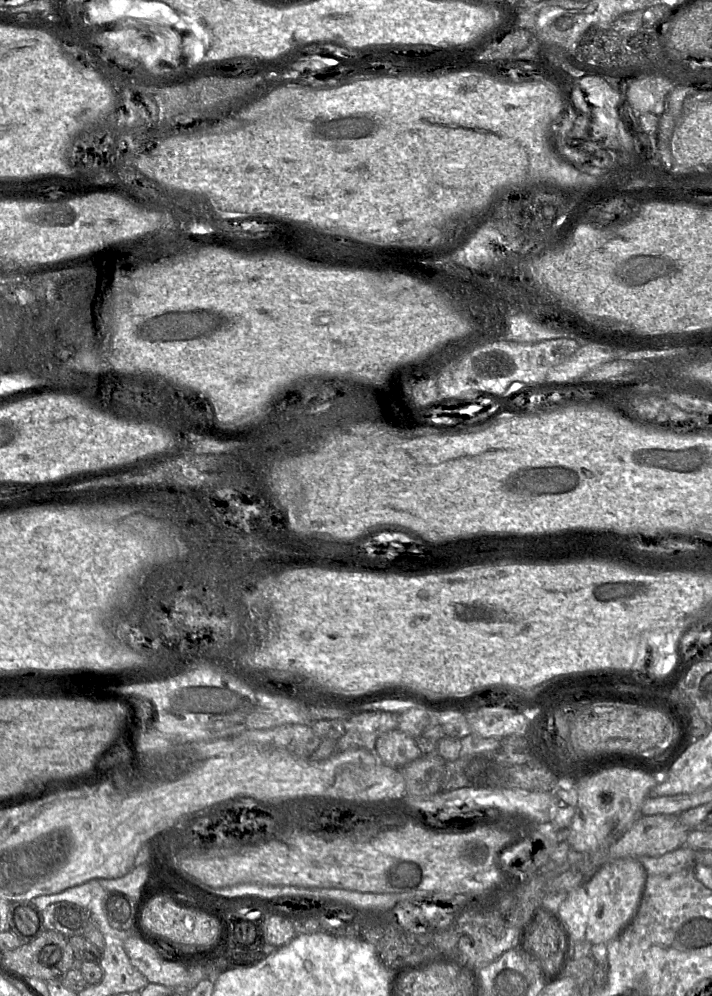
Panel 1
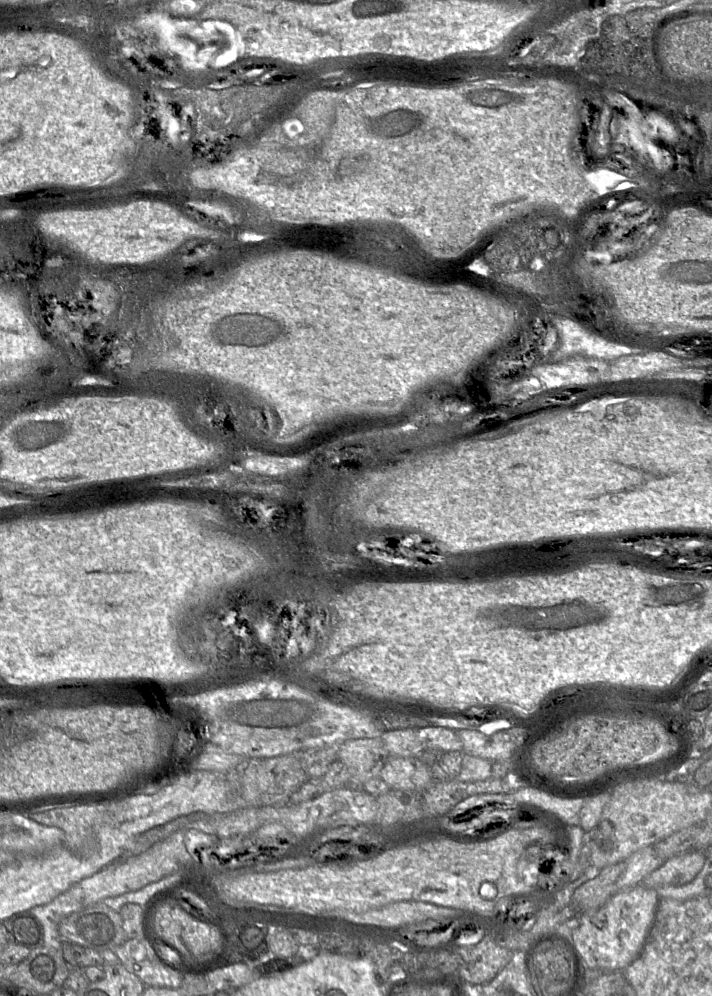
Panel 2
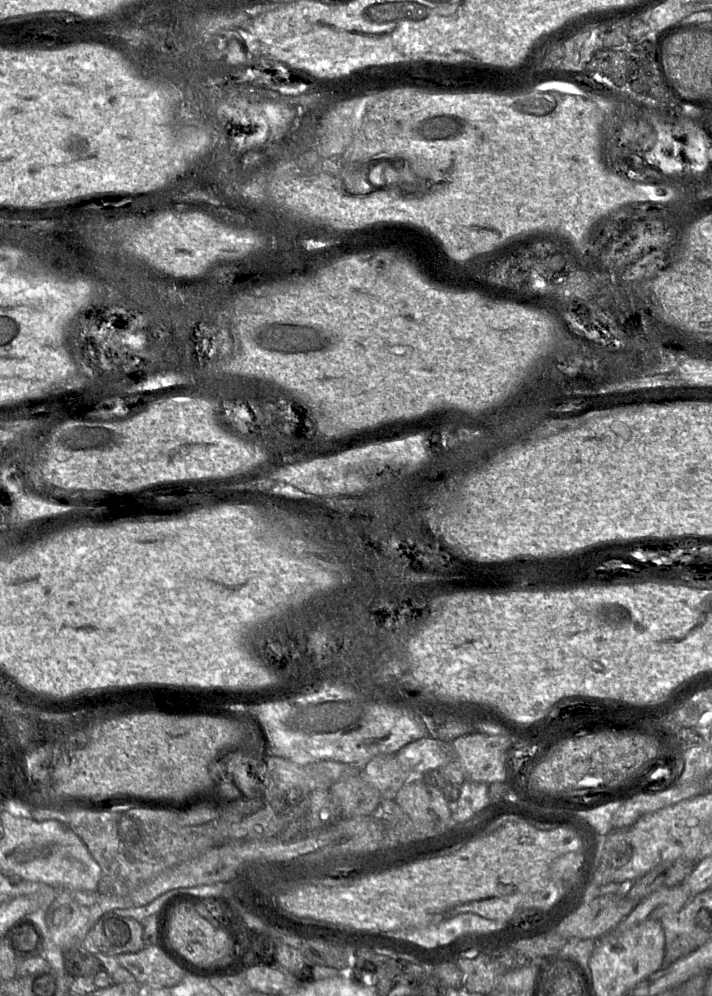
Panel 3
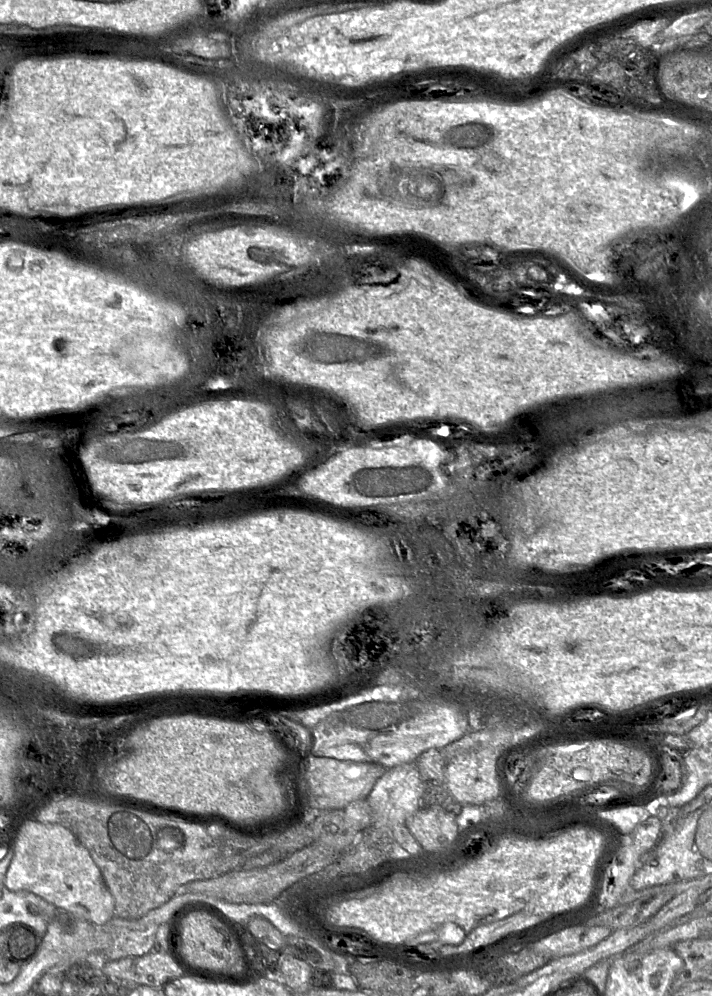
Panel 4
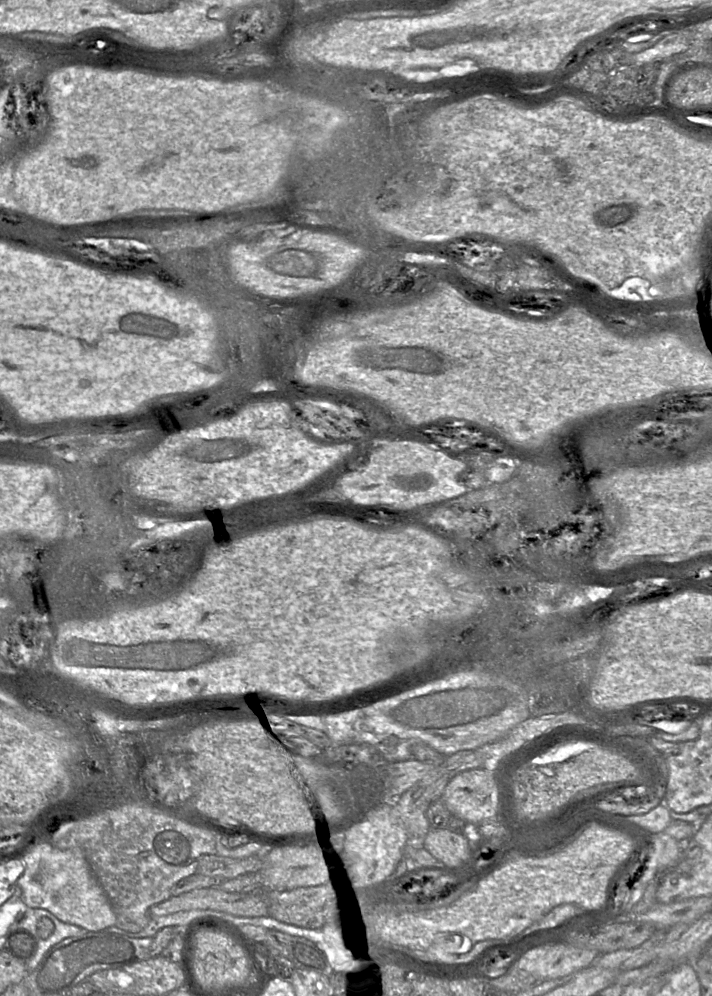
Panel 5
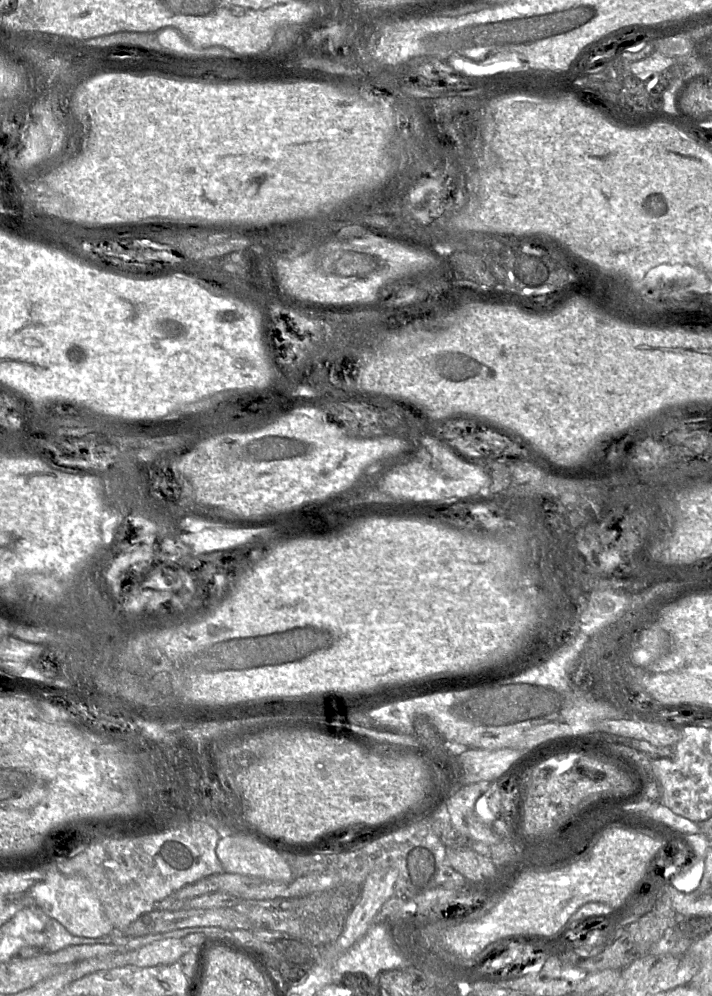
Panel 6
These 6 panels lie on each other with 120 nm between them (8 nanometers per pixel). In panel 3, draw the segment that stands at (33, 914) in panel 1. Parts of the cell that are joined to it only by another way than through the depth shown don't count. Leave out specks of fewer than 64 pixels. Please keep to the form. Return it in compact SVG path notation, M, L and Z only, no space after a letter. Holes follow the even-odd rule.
M21 919L3 937L18 958L38 956L43 949L43 935L31 920Z

